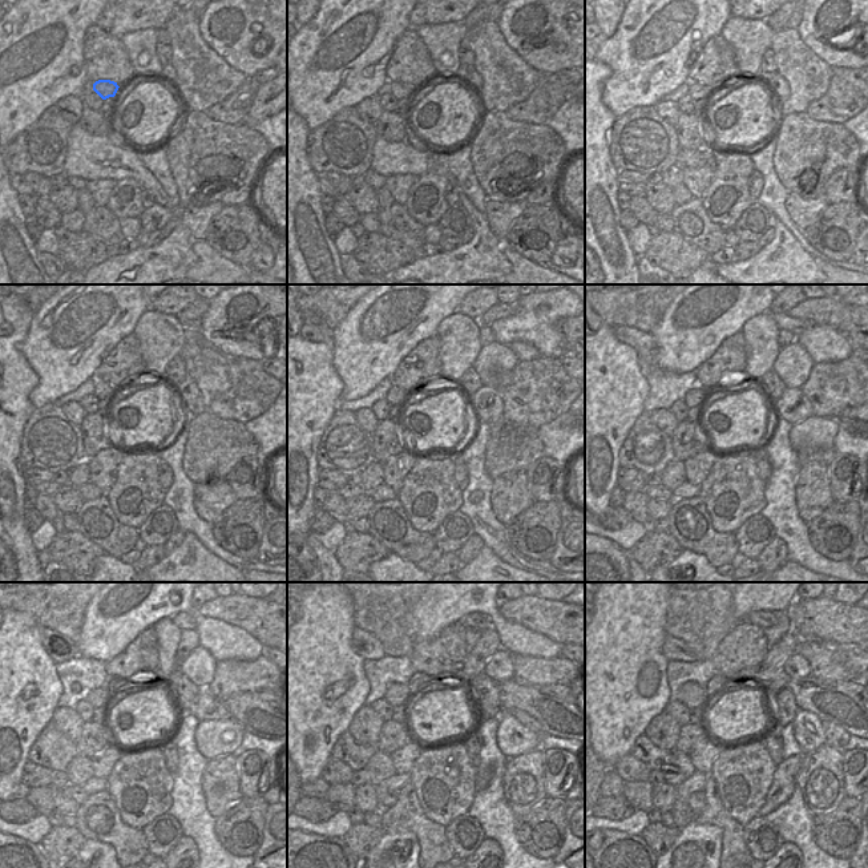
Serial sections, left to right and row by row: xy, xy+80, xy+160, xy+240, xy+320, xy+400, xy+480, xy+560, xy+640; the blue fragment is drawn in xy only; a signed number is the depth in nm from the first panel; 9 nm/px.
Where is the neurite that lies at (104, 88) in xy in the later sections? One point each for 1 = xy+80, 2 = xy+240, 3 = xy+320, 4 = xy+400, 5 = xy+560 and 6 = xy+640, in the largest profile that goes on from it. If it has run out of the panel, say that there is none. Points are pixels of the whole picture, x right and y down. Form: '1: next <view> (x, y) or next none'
1: next xy+80 (400, 91)
2: next xy+240 (103, 391)
3: next xy+320 (396, 396)
4: next xy+400 (695, 398)
5: next xy+560 (396, 694)
6: next xy+640 (691, 694)

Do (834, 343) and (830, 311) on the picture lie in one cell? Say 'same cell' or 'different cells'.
different cells

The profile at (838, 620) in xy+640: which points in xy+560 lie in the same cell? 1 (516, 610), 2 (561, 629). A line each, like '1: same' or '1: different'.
1: same
2: same

